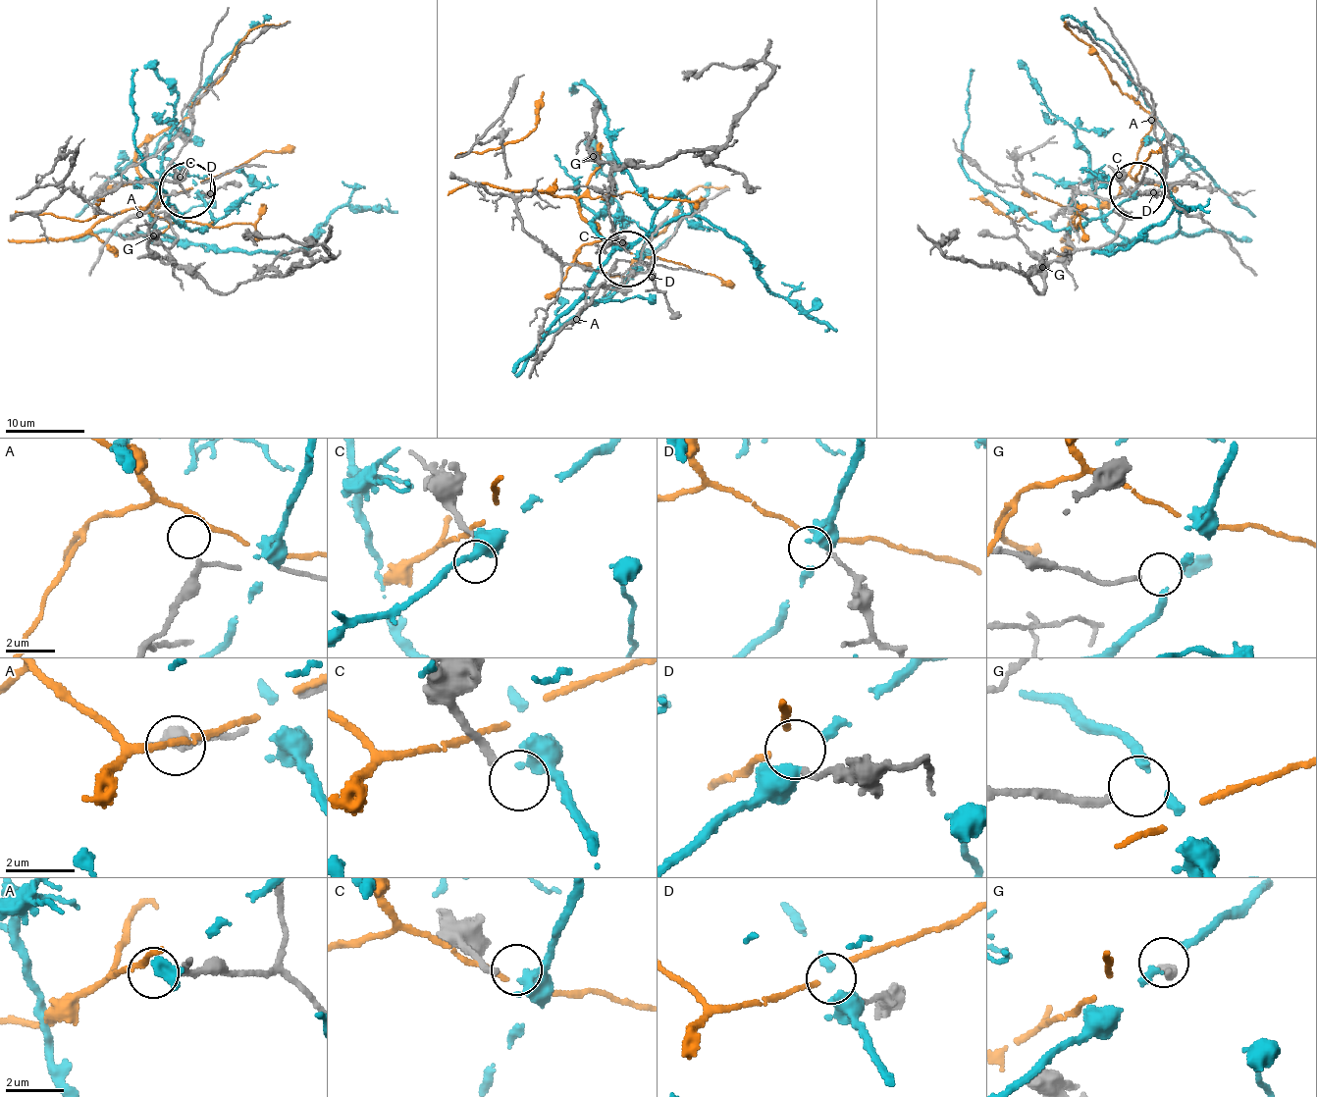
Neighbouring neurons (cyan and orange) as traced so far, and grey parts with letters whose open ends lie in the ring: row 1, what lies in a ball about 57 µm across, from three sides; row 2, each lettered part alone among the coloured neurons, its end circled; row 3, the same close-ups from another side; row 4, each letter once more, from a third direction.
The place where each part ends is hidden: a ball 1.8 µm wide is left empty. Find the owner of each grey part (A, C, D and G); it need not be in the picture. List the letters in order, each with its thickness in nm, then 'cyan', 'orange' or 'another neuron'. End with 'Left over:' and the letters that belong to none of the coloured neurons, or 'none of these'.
A: calibre 200 nm; another neuron
C: calibre 240 nm; another neuron
D: calibre 160 nm; orange
G: calibre 200 nm; another neuron
Left over: A, C, G

